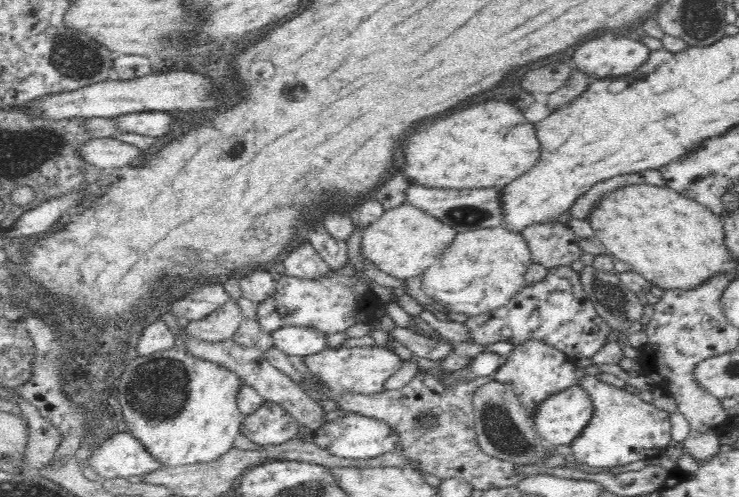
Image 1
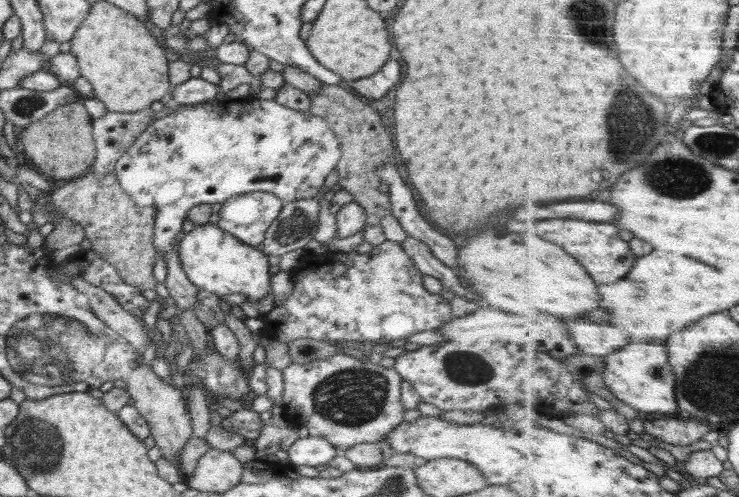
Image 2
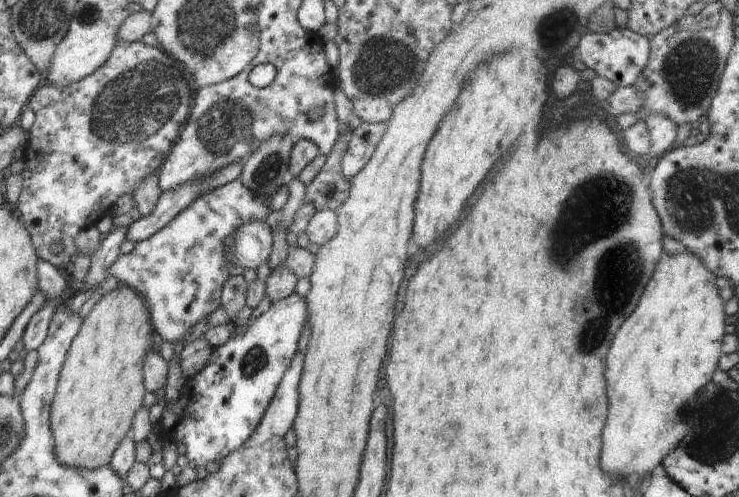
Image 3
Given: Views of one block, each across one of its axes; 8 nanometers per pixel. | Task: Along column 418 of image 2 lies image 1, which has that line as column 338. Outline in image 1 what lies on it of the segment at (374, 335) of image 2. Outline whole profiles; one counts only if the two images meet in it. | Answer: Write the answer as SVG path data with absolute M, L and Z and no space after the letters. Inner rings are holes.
M347 263L340 270L332 270L322 278L296 278L285 274L275 281L274 294L257 308L257 320L264 331L273 333L286 326L312 327L325 335L345 332L358 323L373 324L376 312L383 303L372 297L372 290L365 287L354 267Z

